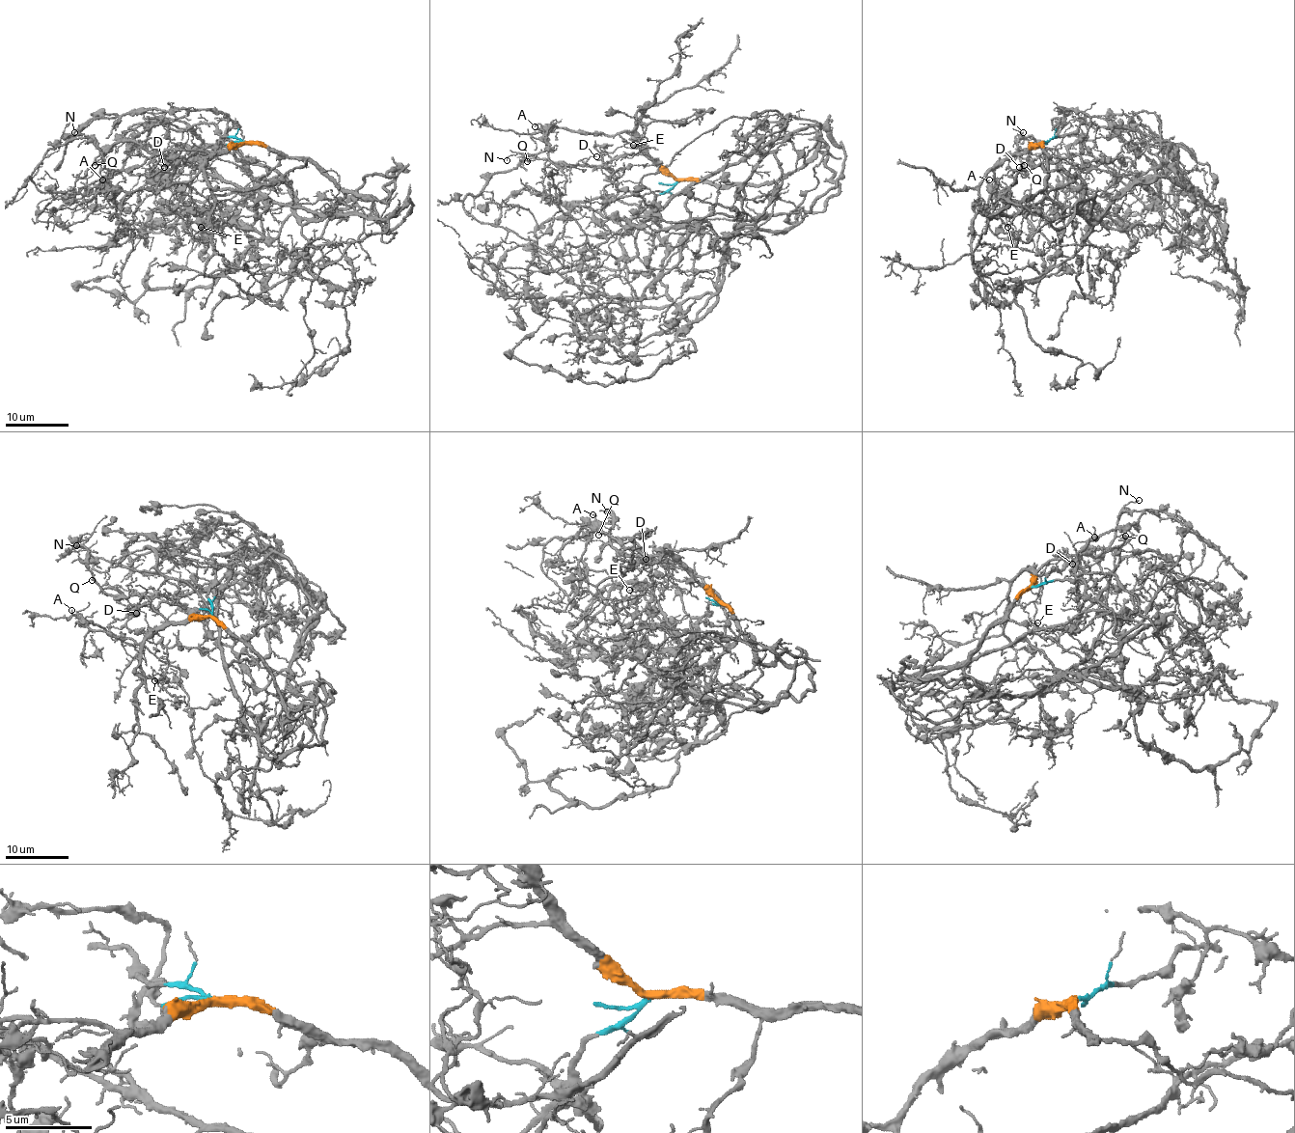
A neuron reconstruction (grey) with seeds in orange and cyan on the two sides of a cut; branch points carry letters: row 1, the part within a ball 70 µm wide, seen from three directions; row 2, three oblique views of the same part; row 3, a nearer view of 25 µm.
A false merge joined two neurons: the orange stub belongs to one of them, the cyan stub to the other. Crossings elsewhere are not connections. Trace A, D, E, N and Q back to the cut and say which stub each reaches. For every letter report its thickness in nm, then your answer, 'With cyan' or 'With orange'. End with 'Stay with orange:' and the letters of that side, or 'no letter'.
A: Thickness 150 nm. With orange
D: Thickness 90 nm. With orange
E: Thickness 120 nm. With orange
N: Thickness 130 nm. With orange
Q: Thickness 120 nm. With orange
Stay with orange: A, D, E, N, Q

